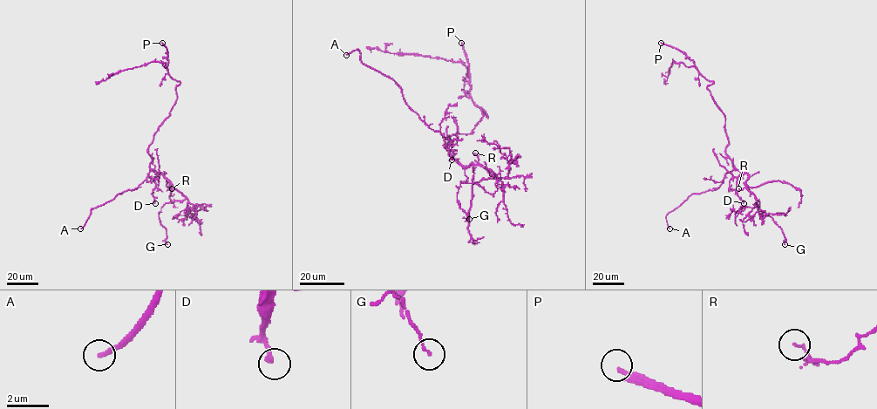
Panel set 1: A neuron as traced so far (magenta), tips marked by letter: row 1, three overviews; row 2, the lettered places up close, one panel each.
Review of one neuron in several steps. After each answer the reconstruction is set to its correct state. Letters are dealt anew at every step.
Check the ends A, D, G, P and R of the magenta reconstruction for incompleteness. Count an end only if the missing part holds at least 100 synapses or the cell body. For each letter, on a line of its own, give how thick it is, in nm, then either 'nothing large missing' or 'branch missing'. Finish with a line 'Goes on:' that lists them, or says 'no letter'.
A: calibre 240 nm; branch missing
D: calibre 190 nm; nothing large missing
G: calibre 100 nm; nothing large missing
P: calibre 240 nm; branch missing
R: calibre 110 nm; nothing large missing
Goes on: A, P

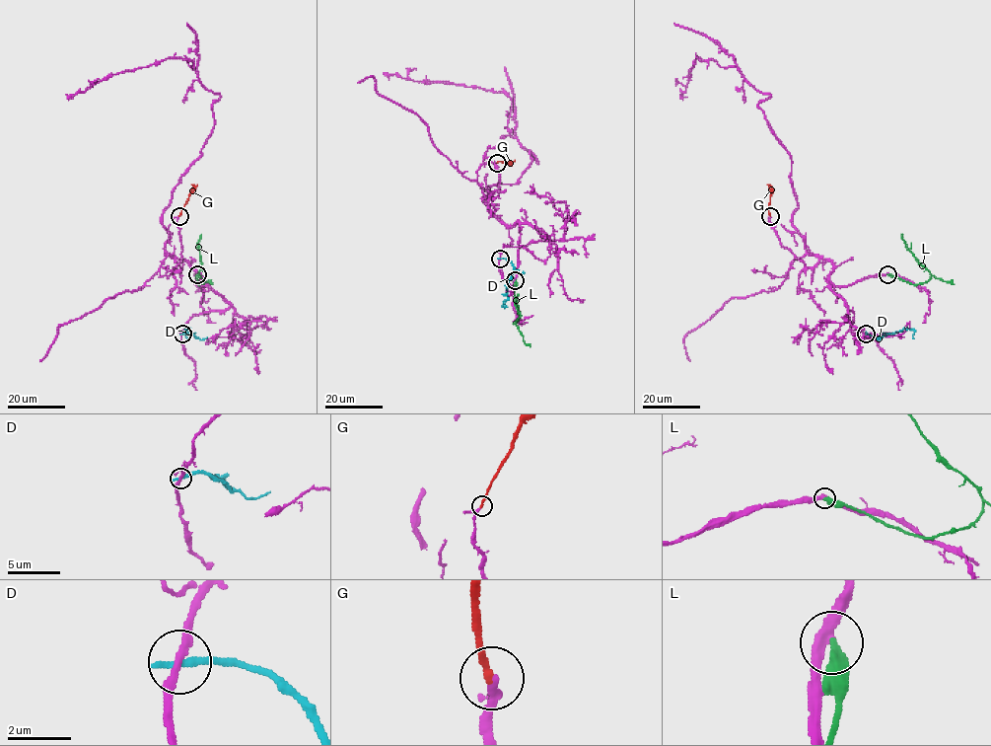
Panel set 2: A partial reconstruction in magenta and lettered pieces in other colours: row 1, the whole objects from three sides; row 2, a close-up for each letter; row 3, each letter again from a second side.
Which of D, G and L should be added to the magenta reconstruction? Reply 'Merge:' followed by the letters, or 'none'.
Merge: G

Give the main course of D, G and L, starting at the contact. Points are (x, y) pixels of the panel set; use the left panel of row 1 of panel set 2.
D: (182, 334), (190, 333), (195, 337), (188, 333), (190, 328), (185, 329), (189, 338)
G: (179, 216), (189, 193), (197, 185)
L: (198, 273), (197, 283), (201, 284), (196, 275), (201, 269), (198, 241), (201, 235)

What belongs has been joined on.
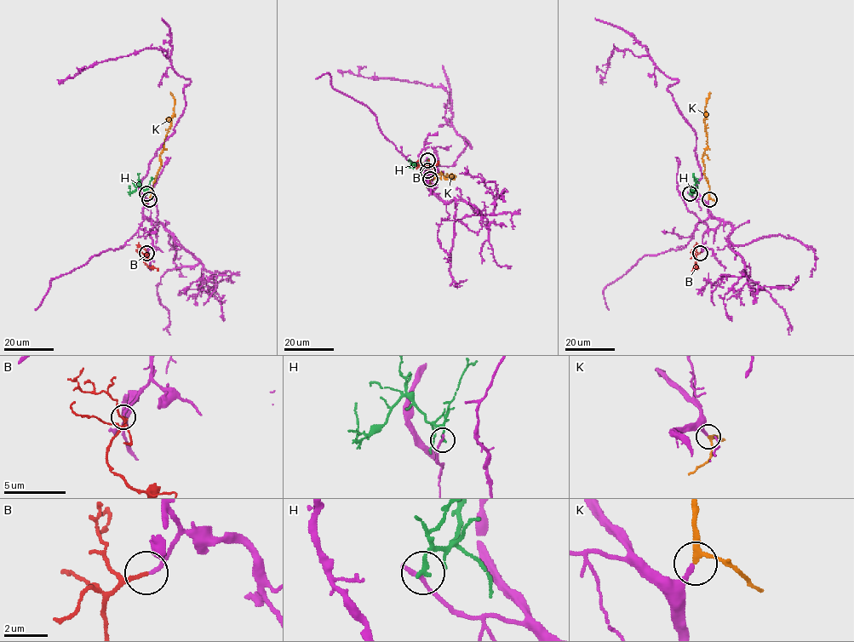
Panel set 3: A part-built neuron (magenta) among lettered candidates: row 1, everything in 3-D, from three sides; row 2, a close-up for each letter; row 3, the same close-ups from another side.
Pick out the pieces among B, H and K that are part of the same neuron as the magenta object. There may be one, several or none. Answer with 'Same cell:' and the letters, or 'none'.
Same cell: B, K

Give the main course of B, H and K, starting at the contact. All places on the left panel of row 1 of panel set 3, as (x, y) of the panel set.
B: (146, 252), (144, 261), (157, 271)
H: (146, 193), (139, 185), (130, 192), (128, 186)
K: (149, 199), (161, 165), (159, 155), (174, 113), (174, 100), (170, 91)

